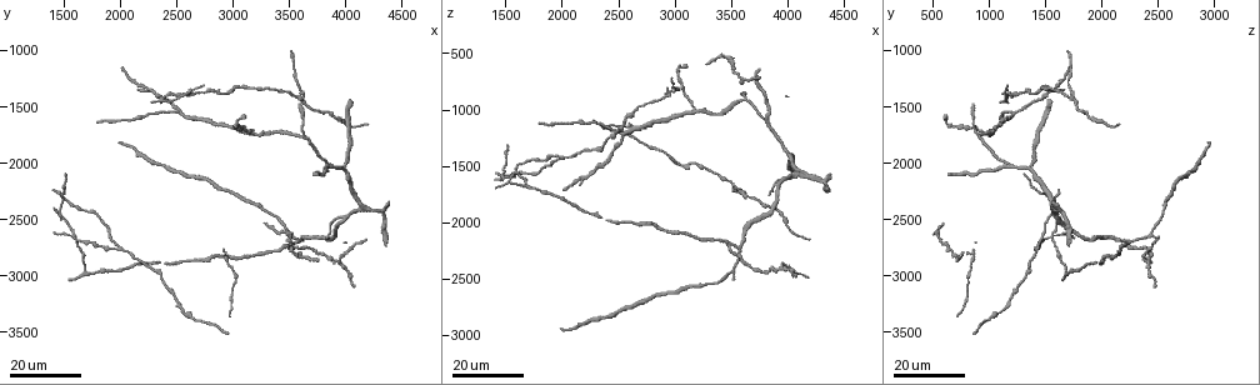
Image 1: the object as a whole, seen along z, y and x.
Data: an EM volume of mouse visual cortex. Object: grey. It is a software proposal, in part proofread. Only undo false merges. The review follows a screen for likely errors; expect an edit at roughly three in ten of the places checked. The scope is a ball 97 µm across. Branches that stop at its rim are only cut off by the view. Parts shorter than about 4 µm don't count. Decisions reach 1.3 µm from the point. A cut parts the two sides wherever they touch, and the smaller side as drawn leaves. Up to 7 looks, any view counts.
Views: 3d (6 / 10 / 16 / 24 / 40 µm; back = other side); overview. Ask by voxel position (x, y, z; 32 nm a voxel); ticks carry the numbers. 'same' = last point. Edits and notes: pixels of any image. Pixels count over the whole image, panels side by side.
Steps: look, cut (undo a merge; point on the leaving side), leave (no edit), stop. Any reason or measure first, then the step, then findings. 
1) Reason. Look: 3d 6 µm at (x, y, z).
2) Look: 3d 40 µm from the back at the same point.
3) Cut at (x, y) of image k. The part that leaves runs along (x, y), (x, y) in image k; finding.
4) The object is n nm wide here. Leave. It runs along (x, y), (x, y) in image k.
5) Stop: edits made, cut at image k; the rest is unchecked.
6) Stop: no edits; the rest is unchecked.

Look: 3d 24 µm at (3820, 2000, 1160).

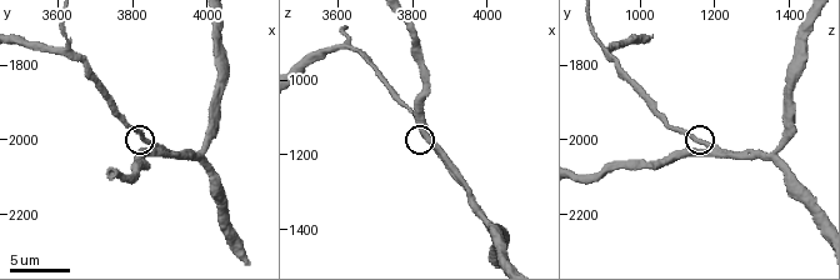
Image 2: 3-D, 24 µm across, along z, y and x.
Closer look. Look: 3d 6 µm at (3840, 2000, 1160).

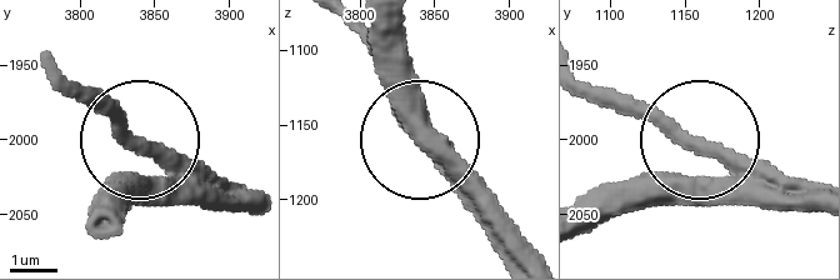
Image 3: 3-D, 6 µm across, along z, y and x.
Leave. All the same neuron.

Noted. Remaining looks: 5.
Four-way junction. Look: 3d 16 µm at (1580, 2660, 1560).

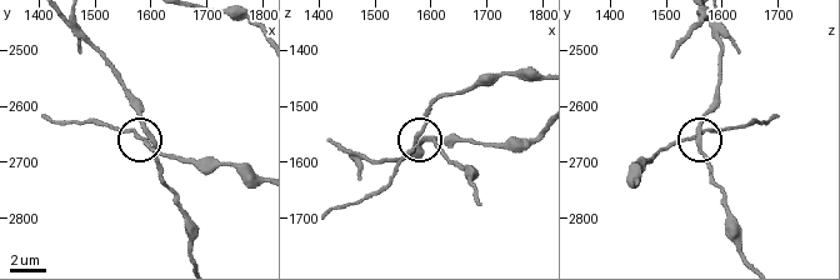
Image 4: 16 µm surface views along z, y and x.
Closer look. Look: 3d 6 µm at (1585, 2660, 1540).

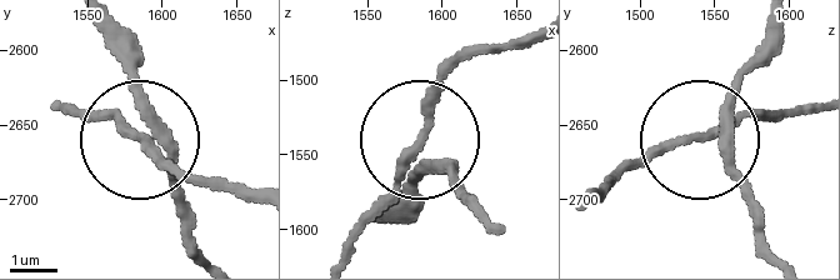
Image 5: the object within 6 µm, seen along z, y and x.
4 arms meet here. Leave. It runs along (490, 211), (418, 148), (418, 219) in image 5; continuous, no second neuron.

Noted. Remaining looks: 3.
Side arm on a straight run. Look: 3d 24 µm at (2000, 2760, 1420).

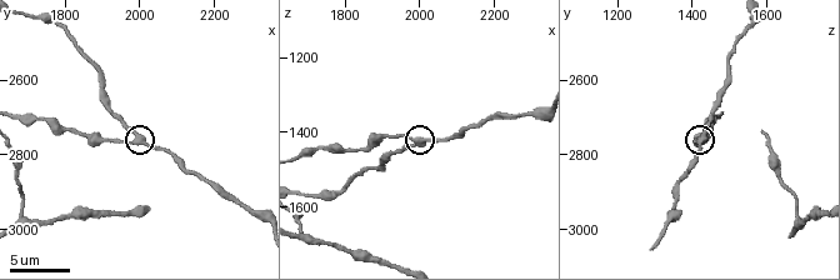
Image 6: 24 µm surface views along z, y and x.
Look: 3d 6 µm at (2000, 2760, 1430).

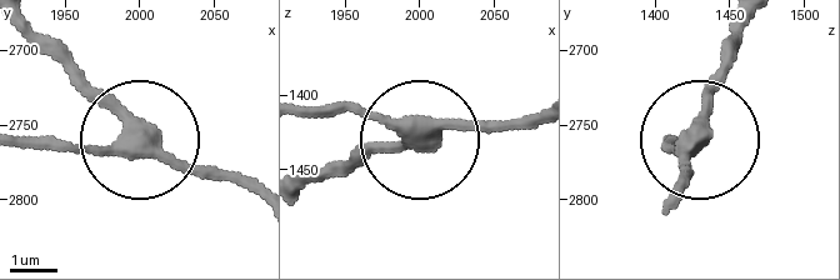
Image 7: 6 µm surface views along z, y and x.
The object is 320 nm wide here. Leave. It runs along (20, 145), (131, 141), (36, 41) in image 7; continuous, no second neuron.

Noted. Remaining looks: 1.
Stop: no edits; the rest is unchecked.

